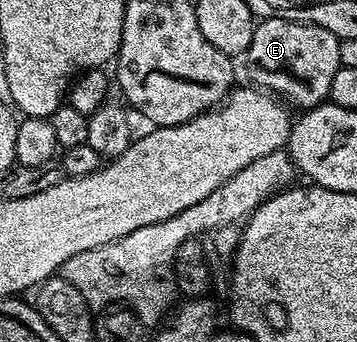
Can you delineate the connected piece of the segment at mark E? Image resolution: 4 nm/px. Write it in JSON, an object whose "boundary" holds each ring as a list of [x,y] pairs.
{"boundary":[[[272,16],[260,19],[253,30],[253,42],[249,42],[245,53],[250,83],[282,98],[288,105],[296,104],[299,110],[314,108],[329,97],[333,74],[341,66],[340,43],[338,36],[316,24]]]}

